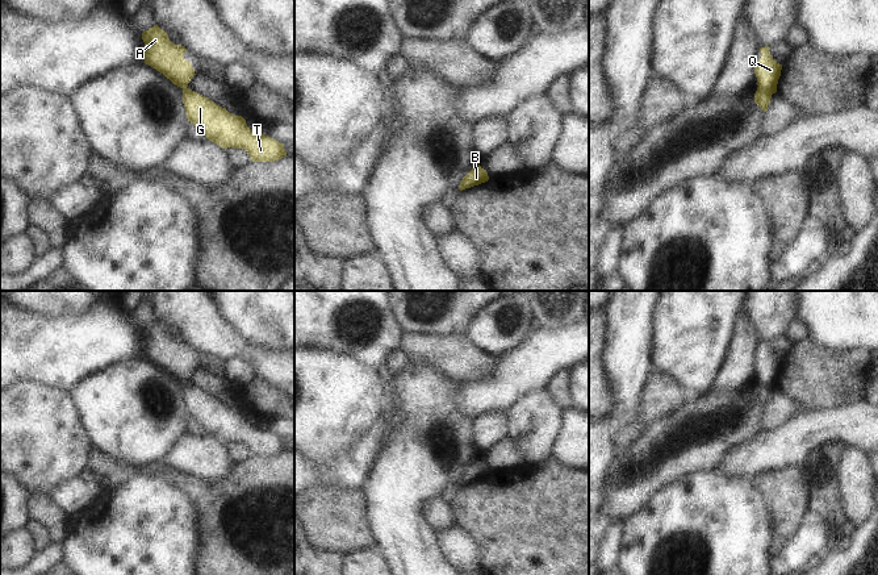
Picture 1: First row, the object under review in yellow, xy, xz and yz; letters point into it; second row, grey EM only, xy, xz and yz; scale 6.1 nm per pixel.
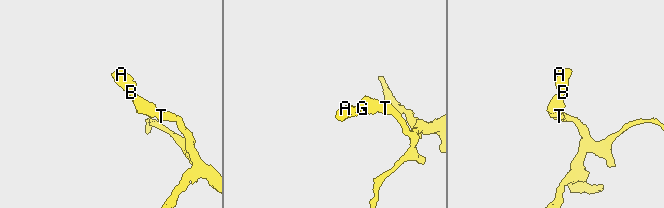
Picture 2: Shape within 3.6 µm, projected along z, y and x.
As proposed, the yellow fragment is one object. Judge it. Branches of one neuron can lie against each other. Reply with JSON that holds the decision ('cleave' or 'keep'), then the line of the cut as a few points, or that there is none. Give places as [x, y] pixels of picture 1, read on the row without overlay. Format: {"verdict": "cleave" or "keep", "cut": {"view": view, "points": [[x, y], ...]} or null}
{"verdict": "cleave", "cut": {"view": "yz", "points": [[759, 380], [770, 390]]}}

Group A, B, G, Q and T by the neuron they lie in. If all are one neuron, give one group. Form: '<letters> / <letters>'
A B Q / G T

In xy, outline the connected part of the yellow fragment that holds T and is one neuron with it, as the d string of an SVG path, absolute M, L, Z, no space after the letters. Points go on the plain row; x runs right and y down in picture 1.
M183 383L183 399L188 416L222 443L243 443L252 457L287 451L284 438L250 424L242 411L234 411L208 392Z

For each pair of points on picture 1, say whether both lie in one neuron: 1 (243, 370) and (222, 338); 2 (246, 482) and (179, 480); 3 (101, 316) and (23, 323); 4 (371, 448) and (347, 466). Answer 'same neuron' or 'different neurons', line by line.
1: different neurons
2: same neuron
3: same neuron
4: same neuron

